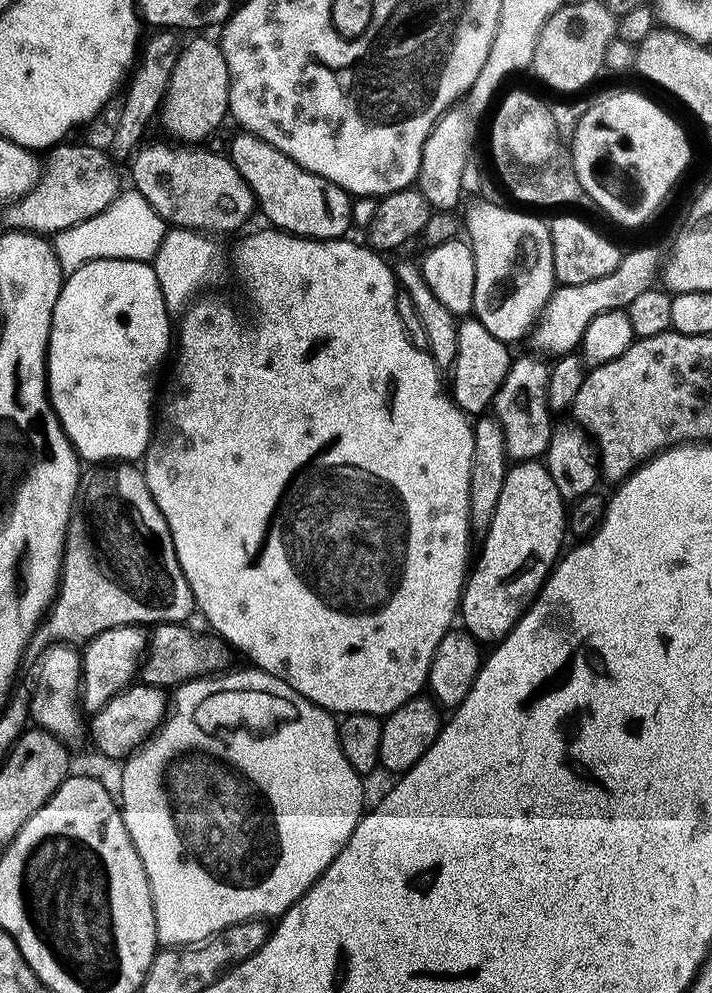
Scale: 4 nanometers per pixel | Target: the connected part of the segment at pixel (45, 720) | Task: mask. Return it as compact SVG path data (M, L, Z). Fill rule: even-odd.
M54 643L44 652L40 666L43 666L42 672L30 704L30 714L35 721L33 723L65 745L73 746L86 734L78 705L82 686L81 653L73 645Z

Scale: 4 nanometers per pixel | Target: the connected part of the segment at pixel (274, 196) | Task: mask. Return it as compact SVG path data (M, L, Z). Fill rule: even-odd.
M240 130L237 133L226 149L227 155L256 195L259 215L264 215L271 227L310 240L338 240L349 235L354 203L349 193L343 192L334 182L298 166L298 162L282 154L282 150L270 142L259 140L253 132Z

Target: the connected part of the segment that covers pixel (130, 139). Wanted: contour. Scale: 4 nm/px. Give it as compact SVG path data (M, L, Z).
M156 30L153 33L148 41L146 41L147 39L143 41L138 63L131 69L131 72L133 70L132 81L129 82L128 93L124 96L124 105L120 108L120 117L116 120L116 128L114 124L110 132L112 138L110 152L117 161L124 159L124 161L127 161L145 143L146 137L144 135L147 134L152 119L154 122L161 110L161 104L171 81L175 62L182 49L182 40L176 37L179 35L175 31Z

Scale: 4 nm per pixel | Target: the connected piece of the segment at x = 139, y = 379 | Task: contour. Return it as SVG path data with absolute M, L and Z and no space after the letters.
M94 260L74 273L66 276L61 283L60 296L52 311L52 325L48 335L48 359L46 361L46 383L48 399L52 402L57 416L60 417L72 447L76 449L81 461L108 460L104 462L136 462L148 449L148 441L152 439L154 427L154 408L152 412L152 391L155 390L156 371L160 368L160 359L168 352L168 343L174 340L174 324L168 321L170 305L164 301L160 283L156 277L155 267L151 263L138 260Z

